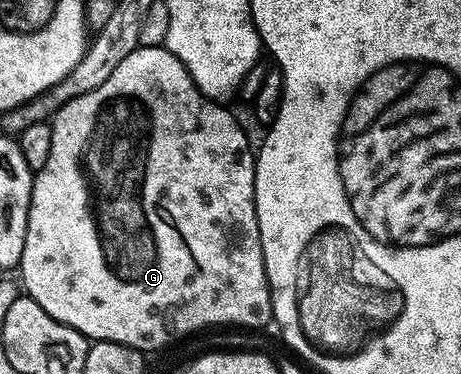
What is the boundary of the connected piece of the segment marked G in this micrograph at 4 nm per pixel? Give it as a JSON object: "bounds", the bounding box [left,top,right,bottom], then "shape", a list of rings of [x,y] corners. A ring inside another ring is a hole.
{"bounds":[18,46,273,353],"shape":[[[166,46],[157,47],[136,47],[133,53],[129,53],[129,57],[125,57],[125,61],[121,61],[121,65],[117,65],[117,69],[113,69],[113,74],[102,83],[97,85],[97,89],[89,89],[89,93],[81,93],[81,97],[73,97],[73,101],[66,103],[60,111],[55,112],[50,120],[53,129],[53,145],[49,149],[49,161],[45,161],[45,169],[34,172],[31,181],[31,200],[29,201],[29,221],[25,229],[25,253],[21,253],[21,261],[19,262],[18,274],[23,274],[21,278],[21,287],[26,294],[30,295],[33,301],[37,301],[37,305],[41,305],[41,309],[45,309],[45,313],[49,313],[49,317],[53,317],[57,321],[61,321],[65,325],[69,325],[73,329],[77,329],[88,340],[102,341],[104,343],[120,343],[126,347],[132,347],[133,350],[140,353],[147,353],[147,343],[143,340],[146,335],[151,335],[151,339],[159,339],[159,335],[163,335],[163,331],[184,331],[186,336],[190,336],[195,331],[199,331],[202,327],[215,327],[218,323],[240,323],[240,328],[249,329],[247,327],[263,327],[267,322],[272,322],[273,312],[271,309],[271,288],[269,286],[269,277],[265,273],[265,265],[263,264],[263,250],[261,249],[261,237],[259,236],[259,226],[257,225],[257,209],[255,208],[255,156],[253,143],[247,140],[247,135],[243,132],[241,124],[235,120],[235,115],[231,111],[226,111],[222,102],[214,99],[208,99],[197,89],[197,85],[193,81],[193,77],[189,77],[189,73],[185,69],[185,65],[181,65],[181,61],[177,61],[177,57],[173,57],[173,53],[167,50]],[[145,315],[151,315],[151,331],[147,331],[145,325]]]}

